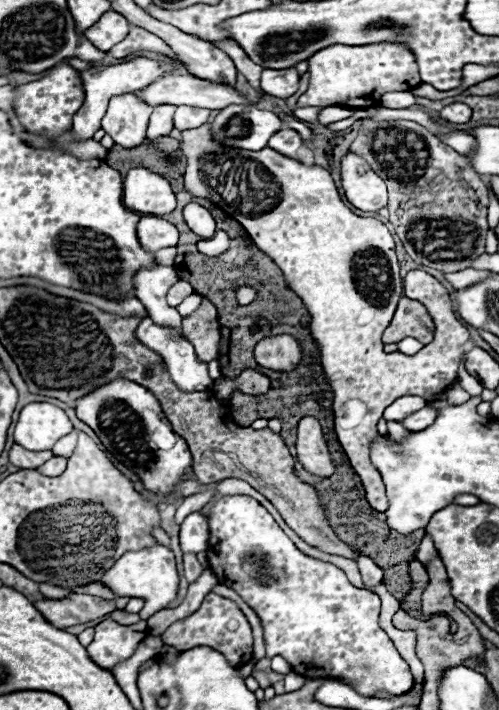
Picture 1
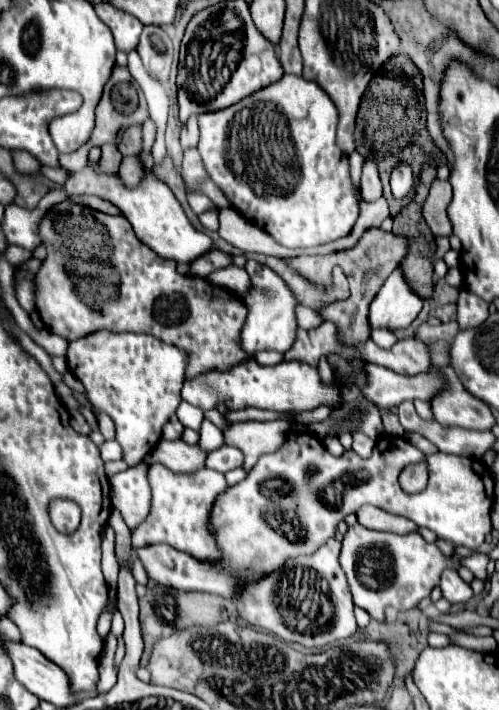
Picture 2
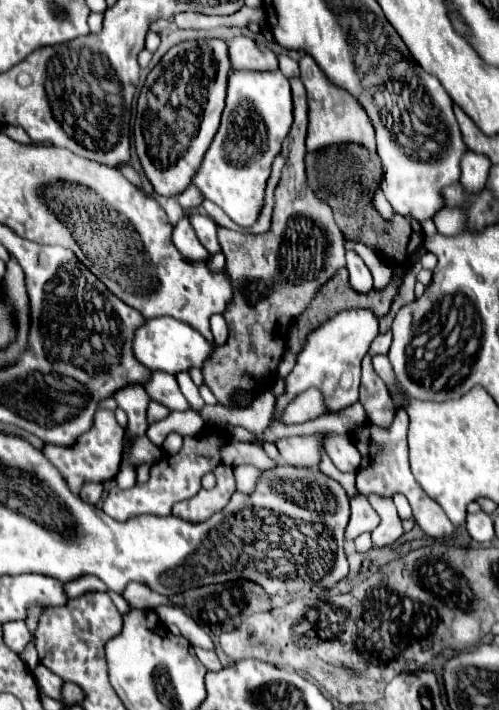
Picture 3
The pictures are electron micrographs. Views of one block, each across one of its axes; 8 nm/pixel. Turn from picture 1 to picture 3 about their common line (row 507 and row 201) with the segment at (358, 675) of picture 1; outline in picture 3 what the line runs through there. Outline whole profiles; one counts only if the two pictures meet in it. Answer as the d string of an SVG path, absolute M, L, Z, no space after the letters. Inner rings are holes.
M232 70L228 76L226 108L222 112L222 124L214 136L198 174L194 176L194 186L200 188L204 198L216 202L236 224L252 226L264 204L264 186L270 176L270 164L274 156L280 154L284 136L292 126L292 96L290 82L280 70L274 72L240 72Z

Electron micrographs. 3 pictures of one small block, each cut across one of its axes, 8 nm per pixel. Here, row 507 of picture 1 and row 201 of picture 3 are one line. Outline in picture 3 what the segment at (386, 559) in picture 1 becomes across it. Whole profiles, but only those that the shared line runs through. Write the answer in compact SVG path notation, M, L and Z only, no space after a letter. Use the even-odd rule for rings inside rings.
M358 144L328 146L324 150L306 154L306 178L310 188L318 192L316 196L332 208L336 224L346 240L356 240L370 246L372 250L382 254L386 262L394 266L400 266L404 264L404 260L410 258L408 244L412 232L420 228L418 222L404 216L394 216L390 222L386 222L372 208L370 194L374 194L374 190L380 186L382 180L382 166L376 154L370 154L366 148ZM384 252L396 252L396 260L388 260Z

